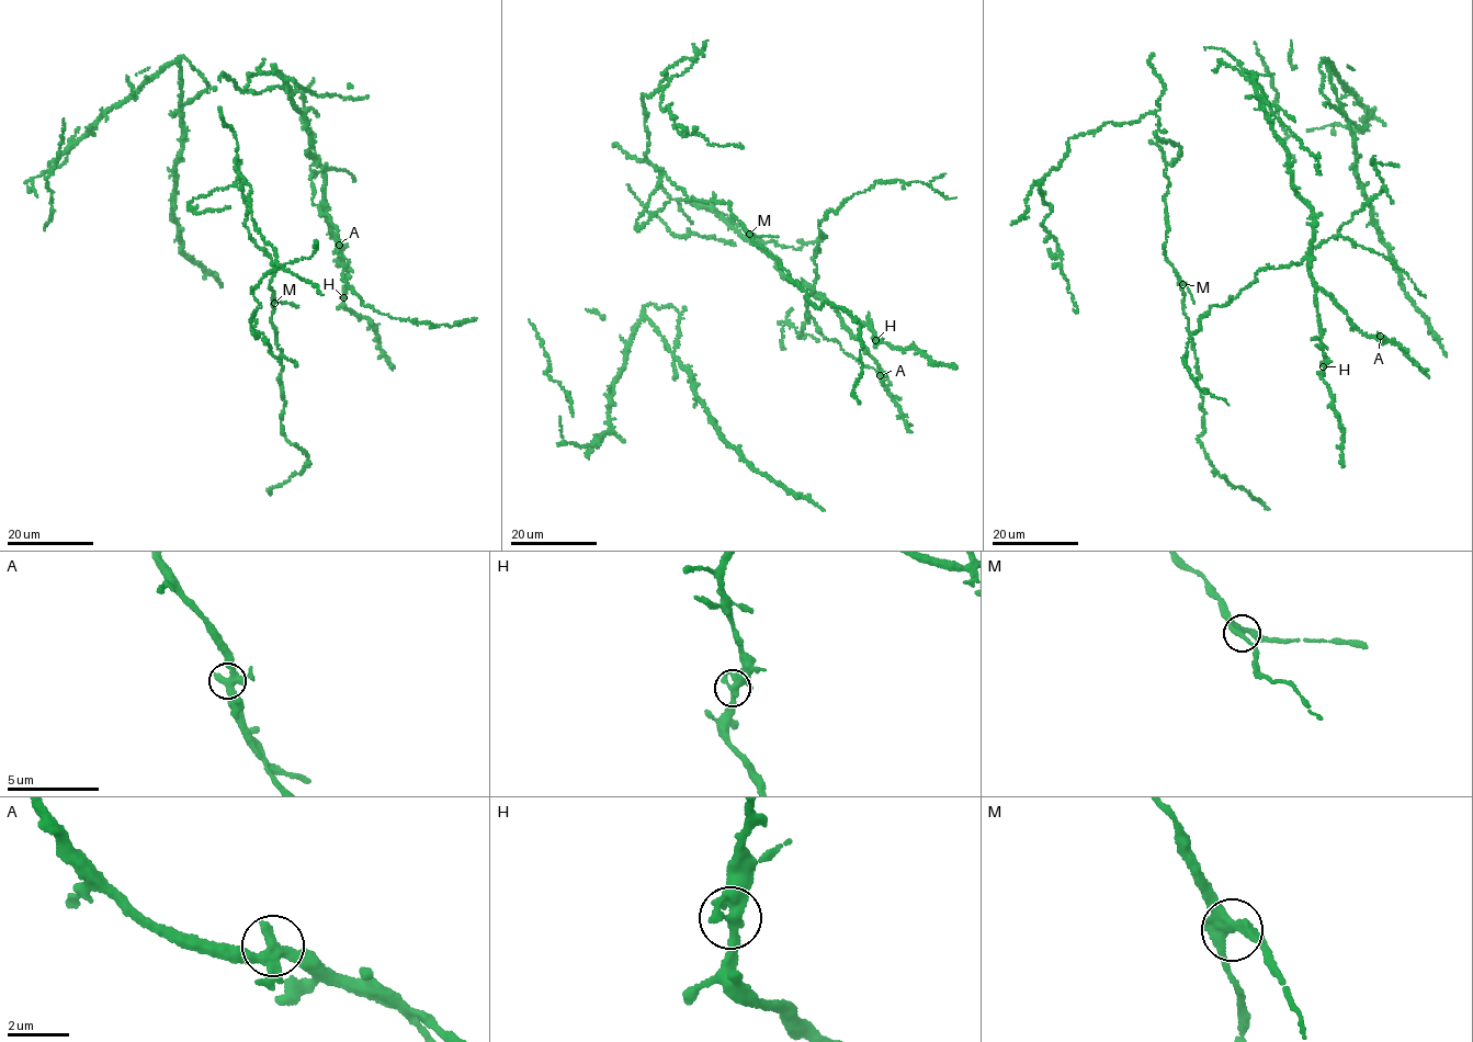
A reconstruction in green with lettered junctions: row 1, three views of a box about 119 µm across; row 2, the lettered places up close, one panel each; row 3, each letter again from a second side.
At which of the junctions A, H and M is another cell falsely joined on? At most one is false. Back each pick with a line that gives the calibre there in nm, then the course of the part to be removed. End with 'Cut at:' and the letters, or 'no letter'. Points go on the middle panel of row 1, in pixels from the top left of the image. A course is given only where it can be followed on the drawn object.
Cut at: no letter

